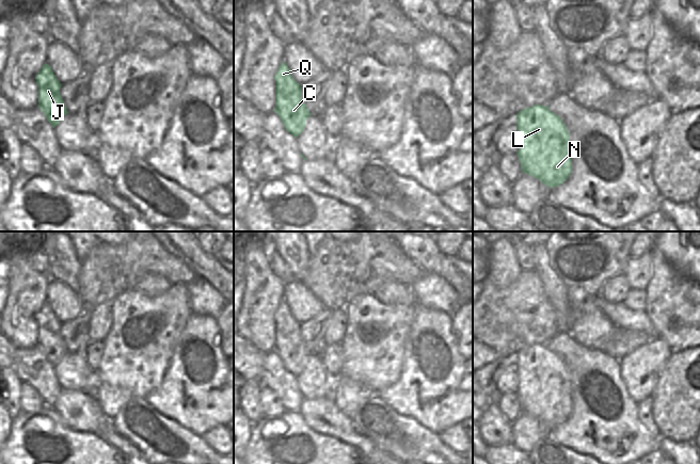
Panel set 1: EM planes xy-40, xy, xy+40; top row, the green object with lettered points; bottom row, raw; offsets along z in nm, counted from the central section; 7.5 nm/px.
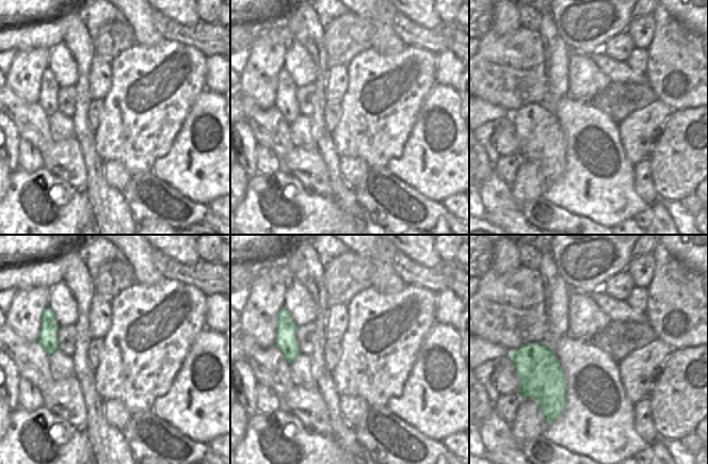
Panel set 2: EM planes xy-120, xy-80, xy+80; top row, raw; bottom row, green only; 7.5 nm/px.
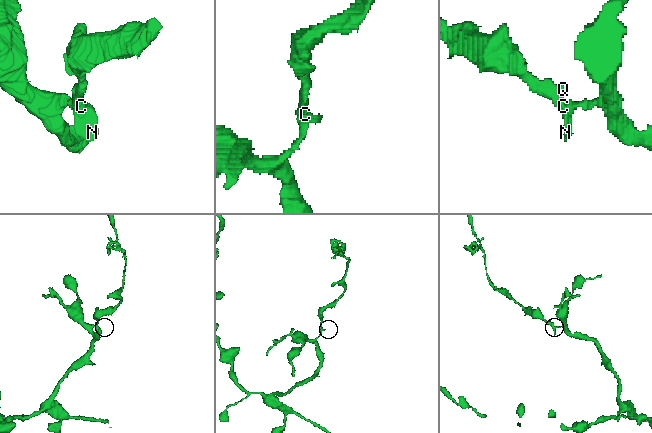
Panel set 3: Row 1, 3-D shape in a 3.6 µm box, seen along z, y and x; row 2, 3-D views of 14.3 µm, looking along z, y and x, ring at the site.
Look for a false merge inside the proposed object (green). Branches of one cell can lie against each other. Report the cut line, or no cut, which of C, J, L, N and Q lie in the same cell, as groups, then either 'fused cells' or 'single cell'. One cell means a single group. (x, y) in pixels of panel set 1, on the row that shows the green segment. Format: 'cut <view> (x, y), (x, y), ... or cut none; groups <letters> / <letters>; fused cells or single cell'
cut xy+40 (527, 108), (523, 110); groups C J Q / L N; fused cells

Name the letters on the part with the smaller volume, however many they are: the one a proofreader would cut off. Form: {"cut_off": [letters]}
{"cut_off": ["C", "J", "Q"]}

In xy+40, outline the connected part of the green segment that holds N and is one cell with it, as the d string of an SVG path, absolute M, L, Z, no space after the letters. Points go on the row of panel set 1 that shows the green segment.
M535 105L516 115L521 170L547 188L563 183L572 172L570 133L548 106Z

